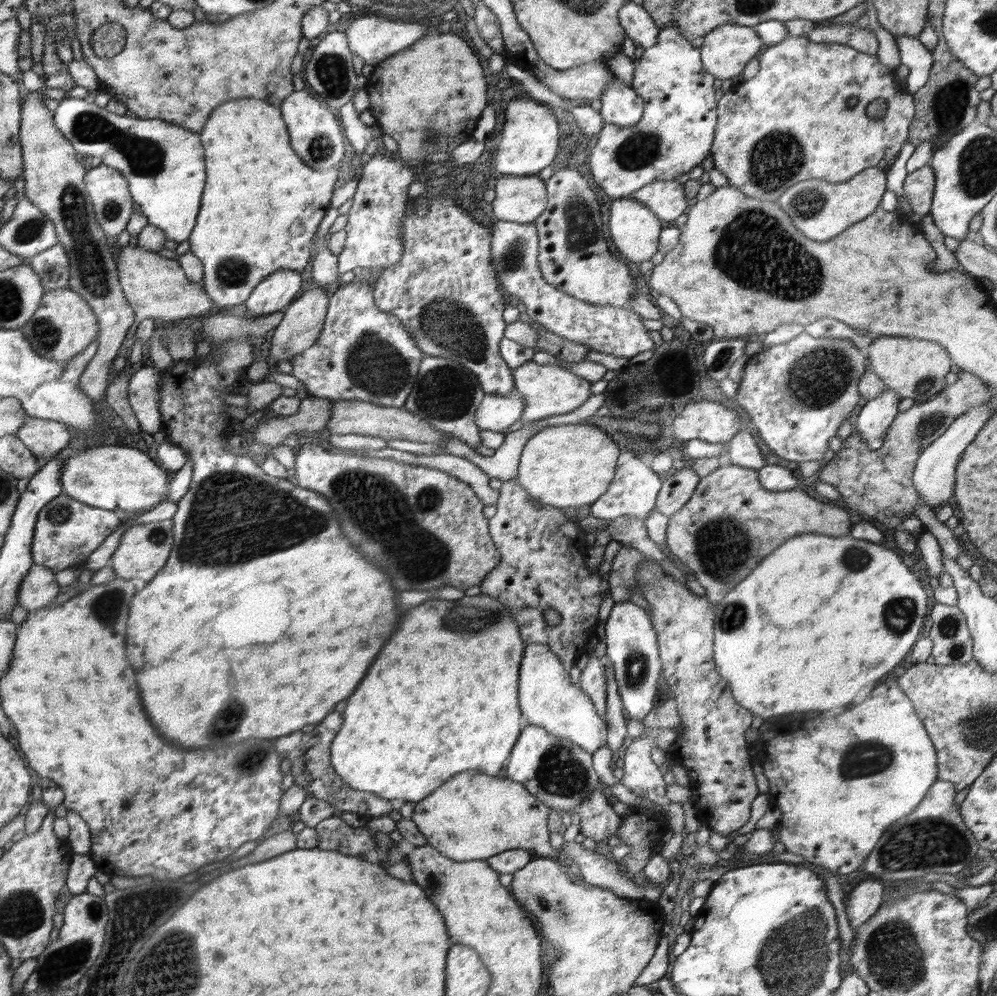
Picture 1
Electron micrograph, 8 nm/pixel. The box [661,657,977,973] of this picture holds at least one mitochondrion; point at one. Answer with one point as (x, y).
(929, 843)

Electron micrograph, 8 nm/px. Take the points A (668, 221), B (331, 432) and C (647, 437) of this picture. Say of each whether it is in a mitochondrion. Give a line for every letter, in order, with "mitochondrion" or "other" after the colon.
A: other
B: other
C: mitochondrion

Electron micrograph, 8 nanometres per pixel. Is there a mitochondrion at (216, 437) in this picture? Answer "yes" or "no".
no

